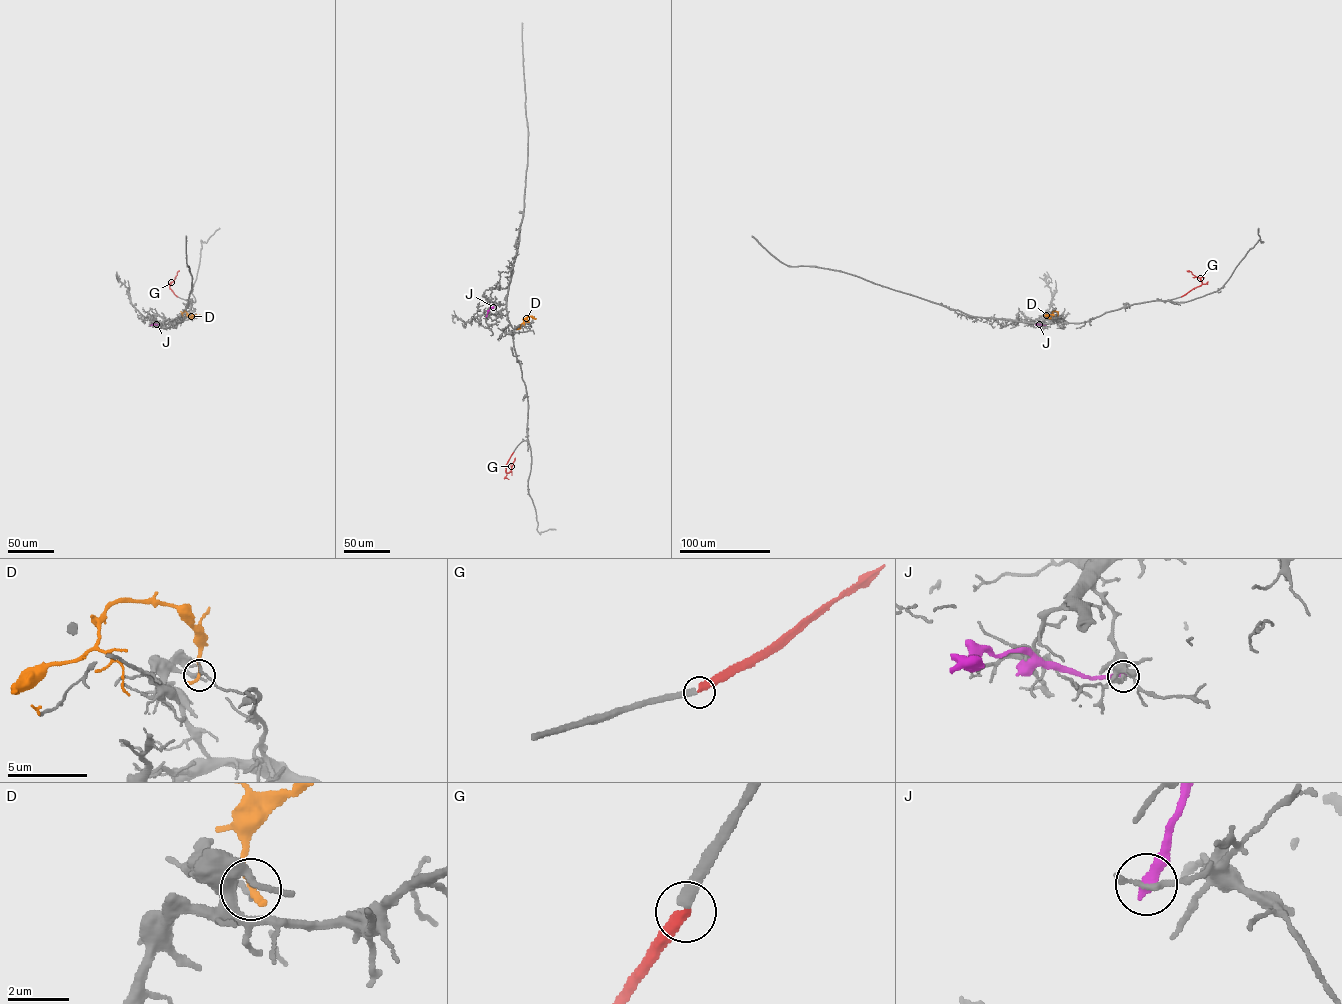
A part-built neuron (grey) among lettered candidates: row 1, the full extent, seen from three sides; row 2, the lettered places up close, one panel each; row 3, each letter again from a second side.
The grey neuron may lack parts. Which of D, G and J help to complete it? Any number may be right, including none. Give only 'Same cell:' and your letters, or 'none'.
Same cell: none

